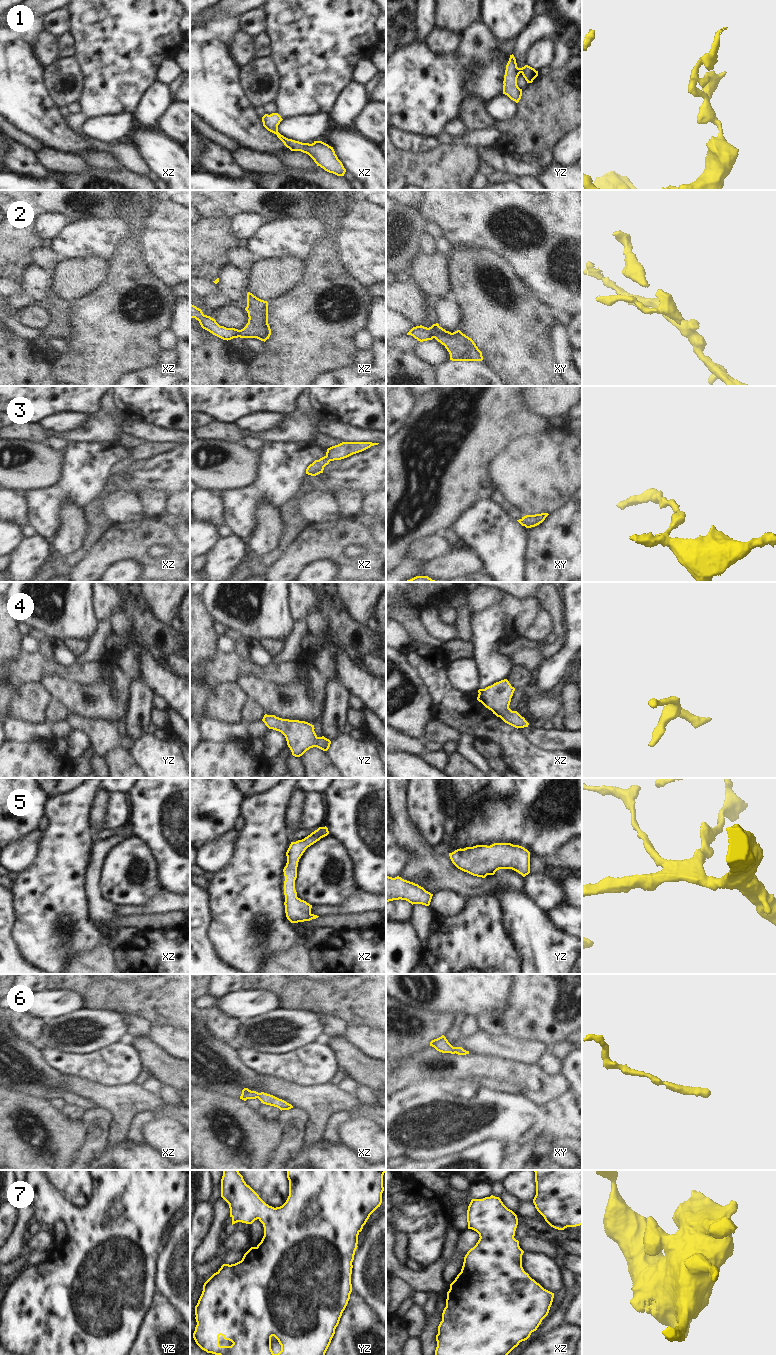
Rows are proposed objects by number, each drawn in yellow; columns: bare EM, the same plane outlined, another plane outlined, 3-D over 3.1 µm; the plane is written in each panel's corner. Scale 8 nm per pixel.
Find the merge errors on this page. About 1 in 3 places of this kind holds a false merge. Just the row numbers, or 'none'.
2

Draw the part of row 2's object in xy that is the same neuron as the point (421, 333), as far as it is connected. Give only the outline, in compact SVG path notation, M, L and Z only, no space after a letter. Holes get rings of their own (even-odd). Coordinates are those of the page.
M438 323L433 324L431 327L427 328L422 325L413 327L407 335L413 336L420 342L432 340L437 335L447 332L445 329L439 326Z

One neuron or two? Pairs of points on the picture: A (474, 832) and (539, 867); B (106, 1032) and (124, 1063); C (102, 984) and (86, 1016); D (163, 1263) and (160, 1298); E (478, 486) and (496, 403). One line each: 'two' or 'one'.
A: two
B: two
C: two
D: two
E: one

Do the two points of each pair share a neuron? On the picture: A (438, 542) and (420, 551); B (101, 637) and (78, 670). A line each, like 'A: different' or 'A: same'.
A: same
B: different

